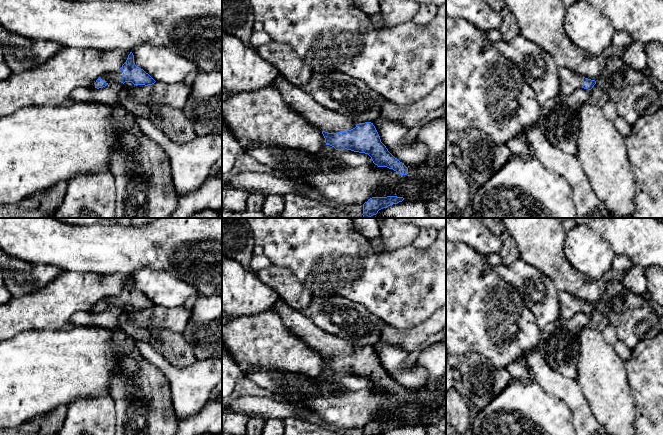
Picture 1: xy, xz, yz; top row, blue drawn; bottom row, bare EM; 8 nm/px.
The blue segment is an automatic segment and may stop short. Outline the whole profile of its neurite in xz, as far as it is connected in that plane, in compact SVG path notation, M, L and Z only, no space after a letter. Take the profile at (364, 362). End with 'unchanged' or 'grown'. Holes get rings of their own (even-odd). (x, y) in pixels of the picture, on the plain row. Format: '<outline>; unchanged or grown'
M281 298L276 301L273 309L289 331L322 355L326 369L336 374L347 373L368 378L378 391L393 393L399 399L408 398L408 392L404 387L395 382L381 366L373 347L359 347L354 352L346 340L320 329Z; grown

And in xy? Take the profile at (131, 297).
M132 276L128 279L126 286L118 295L110 296L99 301L91 312L103 312L106 309L119 305L121 307L132 306L134 309L152 309L156 305L143 293L134 287L134 279Z; grown

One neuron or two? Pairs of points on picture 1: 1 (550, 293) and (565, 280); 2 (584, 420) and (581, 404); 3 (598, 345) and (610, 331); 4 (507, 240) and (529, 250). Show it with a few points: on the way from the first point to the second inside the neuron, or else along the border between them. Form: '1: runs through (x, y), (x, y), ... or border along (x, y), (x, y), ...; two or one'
1: border along (540, 270), (553, 282), (558, 292); two
2: runs through (583, 416), (581, 408); one
3: border along (601, 333), (612, 345); two
4: border along (506, 228), (516, 245), (520, 257); two

